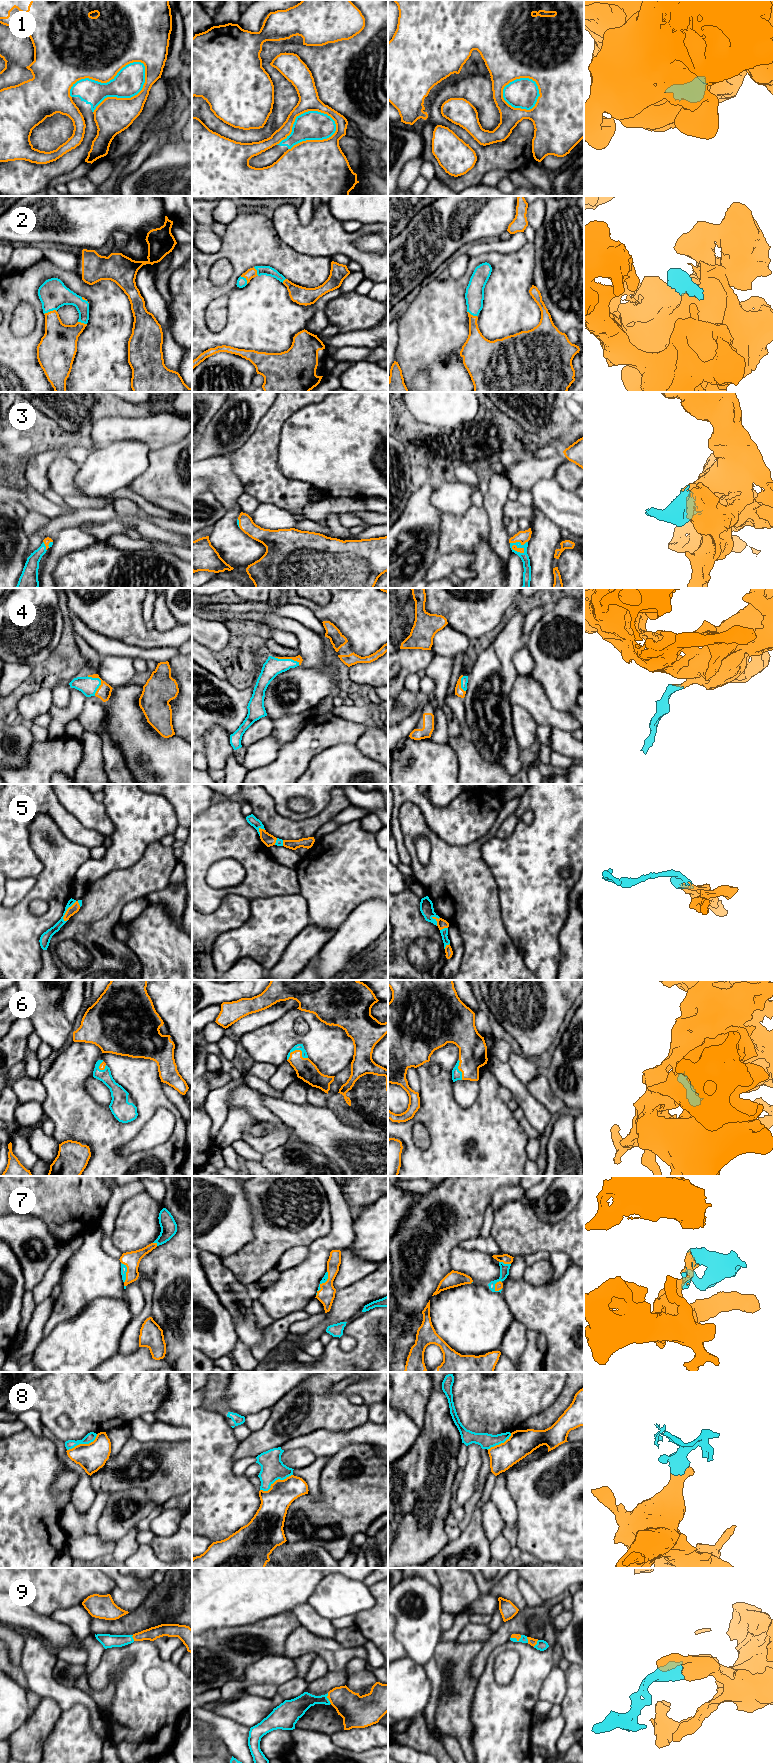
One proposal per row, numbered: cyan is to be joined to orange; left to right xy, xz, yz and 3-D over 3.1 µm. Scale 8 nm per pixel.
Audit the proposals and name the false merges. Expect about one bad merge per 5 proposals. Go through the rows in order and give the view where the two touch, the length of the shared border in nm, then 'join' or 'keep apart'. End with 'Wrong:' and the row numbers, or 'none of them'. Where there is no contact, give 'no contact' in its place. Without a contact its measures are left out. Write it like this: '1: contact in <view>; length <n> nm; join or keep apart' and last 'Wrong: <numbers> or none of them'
1: contact in xy; length 650 nm; keep apart
2: contact in xy; length 110 nm; join
3: contact in xy; length 90 nm; join
4: contact in xy; length 170 nm; join
5: contact in xy; length 200 nm; join
6: contact in xz; length 170 nm; join
7: contact in xz; length 190 nm; join
8: contact in xz; length 300 nm; keep apart
9: contact in xz; length 90 nm; join
Wrong: 1, 8

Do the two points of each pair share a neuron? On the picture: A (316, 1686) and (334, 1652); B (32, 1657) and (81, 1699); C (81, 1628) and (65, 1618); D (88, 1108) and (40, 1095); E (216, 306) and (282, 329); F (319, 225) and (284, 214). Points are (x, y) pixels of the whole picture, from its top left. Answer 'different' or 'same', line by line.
A: different
B: same
C: same
D: different
E: different
F: same

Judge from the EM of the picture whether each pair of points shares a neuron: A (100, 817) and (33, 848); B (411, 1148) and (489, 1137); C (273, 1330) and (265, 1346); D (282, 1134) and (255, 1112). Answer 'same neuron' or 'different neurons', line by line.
A: different neurons
B: same neuron
C: same neuron
D: same neuron

